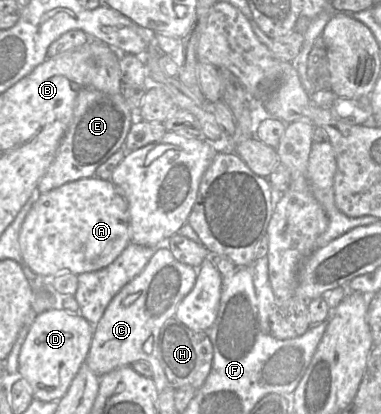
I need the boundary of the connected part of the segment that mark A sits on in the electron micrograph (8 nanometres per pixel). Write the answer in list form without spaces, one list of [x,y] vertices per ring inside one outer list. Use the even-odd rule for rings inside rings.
[[[96,176],[68,182],[41,193],[27,214],[19,234],[23,261],[39,278],[51,278],[64,272],[79,275],[99,270],[112,263],[130,243],[129,205],[124,193],[111,180]]]

